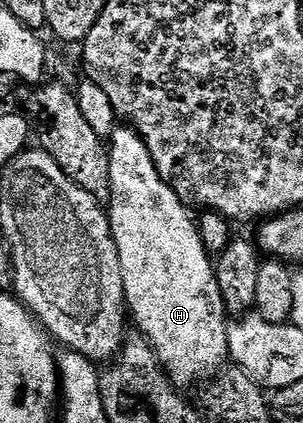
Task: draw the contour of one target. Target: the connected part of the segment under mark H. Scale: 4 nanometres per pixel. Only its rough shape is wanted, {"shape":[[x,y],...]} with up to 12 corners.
{"shape":[[133,128],[109,139],[123,297],[176,387],[228,361],[196,219]]}

